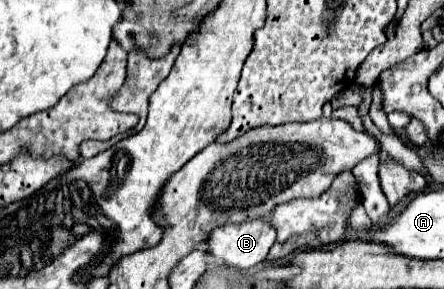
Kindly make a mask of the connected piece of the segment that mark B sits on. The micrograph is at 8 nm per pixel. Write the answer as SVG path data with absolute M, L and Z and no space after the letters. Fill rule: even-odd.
M247 221L233 225L219 225L205 239L205 251L211 257L223 259L229 267L251 269L261 263L275 243L275 229L263 221Z

